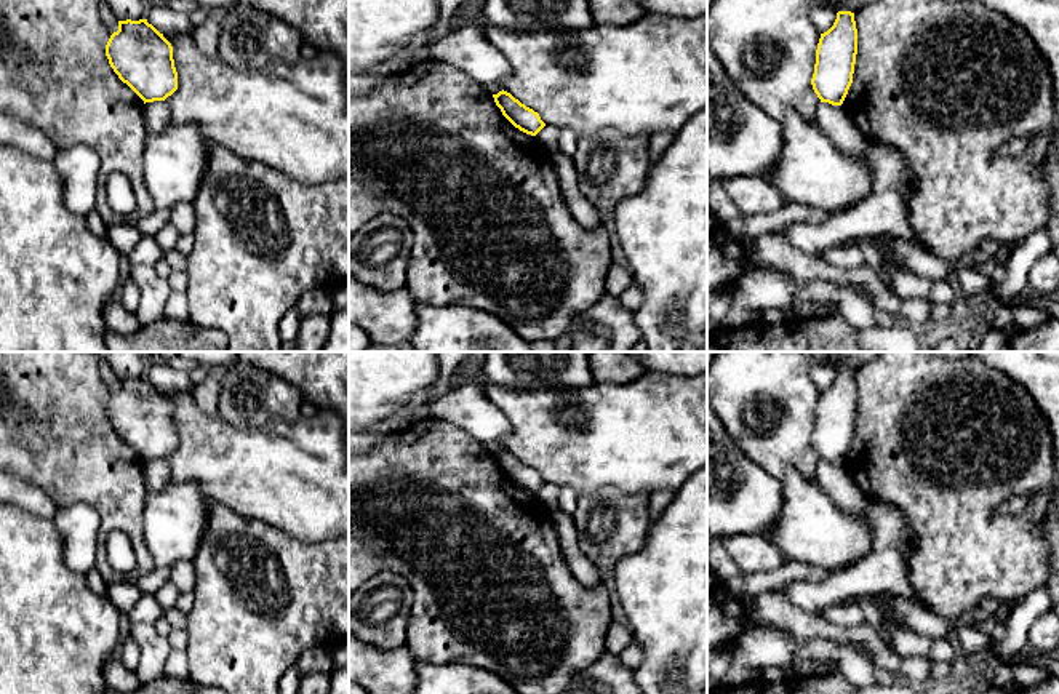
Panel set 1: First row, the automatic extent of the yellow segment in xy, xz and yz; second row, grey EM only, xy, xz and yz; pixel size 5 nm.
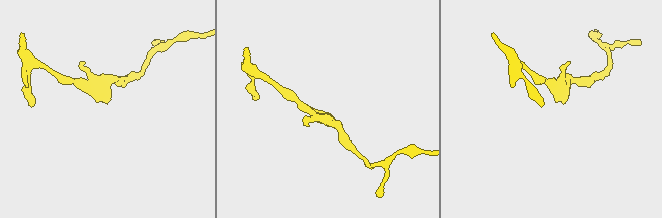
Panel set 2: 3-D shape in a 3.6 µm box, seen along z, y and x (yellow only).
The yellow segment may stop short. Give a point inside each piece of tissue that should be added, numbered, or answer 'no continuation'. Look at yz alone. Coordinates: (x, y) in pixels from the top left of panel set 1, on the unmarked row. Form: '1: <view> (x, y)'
no continuation

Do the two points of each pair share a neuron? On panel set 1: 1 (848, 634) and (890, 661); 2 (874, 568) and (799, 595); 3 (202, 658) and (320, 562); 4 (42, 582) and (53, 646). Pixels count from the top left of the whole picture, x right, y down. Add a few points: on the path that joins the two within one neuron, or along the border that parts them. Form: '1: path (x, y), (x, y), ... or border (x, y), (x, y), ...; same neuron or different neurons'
1: path (858, 634), (863, 634), (880, 651); same neuron
2: path (855, 581), (847, 581), (832, 590), (818, 594); same neuron
3: path (235, 640), (255, 621), (279, 621), (303, 595); same neuron
4: path (42, 598), (42, 630); same neuron

